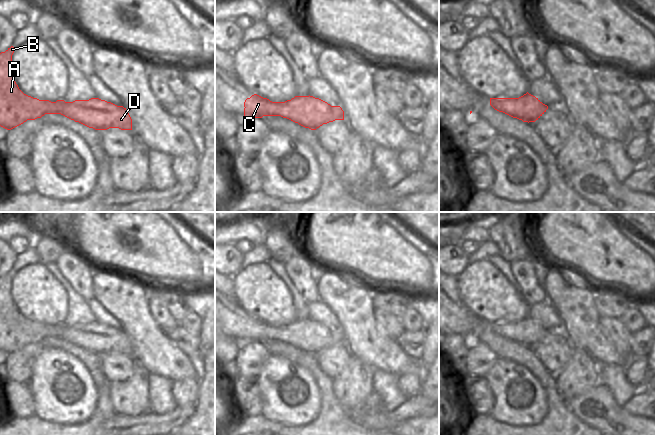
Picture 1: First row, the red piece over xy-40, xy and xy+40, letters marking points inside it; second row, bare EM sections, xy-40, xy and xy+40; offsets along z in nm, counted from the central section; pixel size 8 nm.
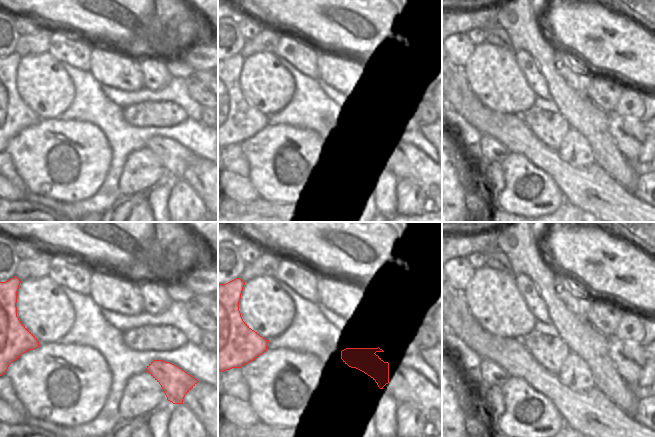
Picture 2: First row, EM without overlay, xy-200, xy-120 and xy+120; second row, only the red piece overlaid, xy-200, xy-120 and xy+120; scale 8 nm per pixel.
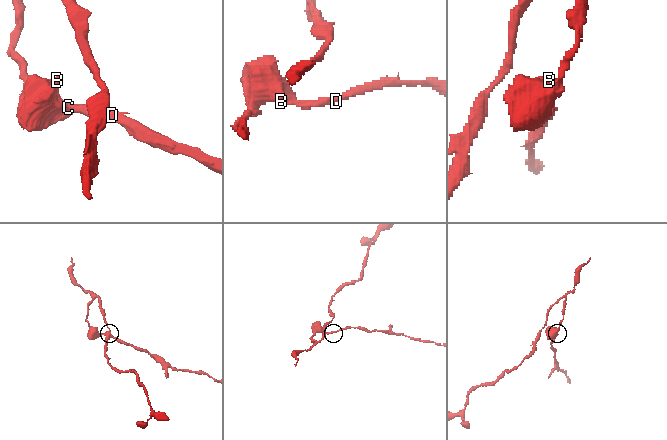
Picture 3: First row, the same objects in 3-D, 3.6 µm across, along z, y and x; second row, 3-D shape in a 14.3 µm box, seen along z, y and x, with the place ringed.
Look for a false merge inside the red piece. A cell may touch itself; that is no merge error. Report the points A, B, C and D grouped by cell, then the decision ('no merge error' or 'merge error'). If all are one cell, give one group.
groups A B C / D; merge error

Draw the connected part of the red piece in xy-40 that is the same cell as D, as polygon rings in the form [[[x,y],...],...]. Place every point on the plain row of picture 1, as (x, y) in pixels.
[[[99,322],[73,326],[57,324],[56,326],[71,330],[75,340],[74,345],[89,352],[95,354],[107,354],[109,352],[132,354],[132,343],[123,330],[117,330]]]

